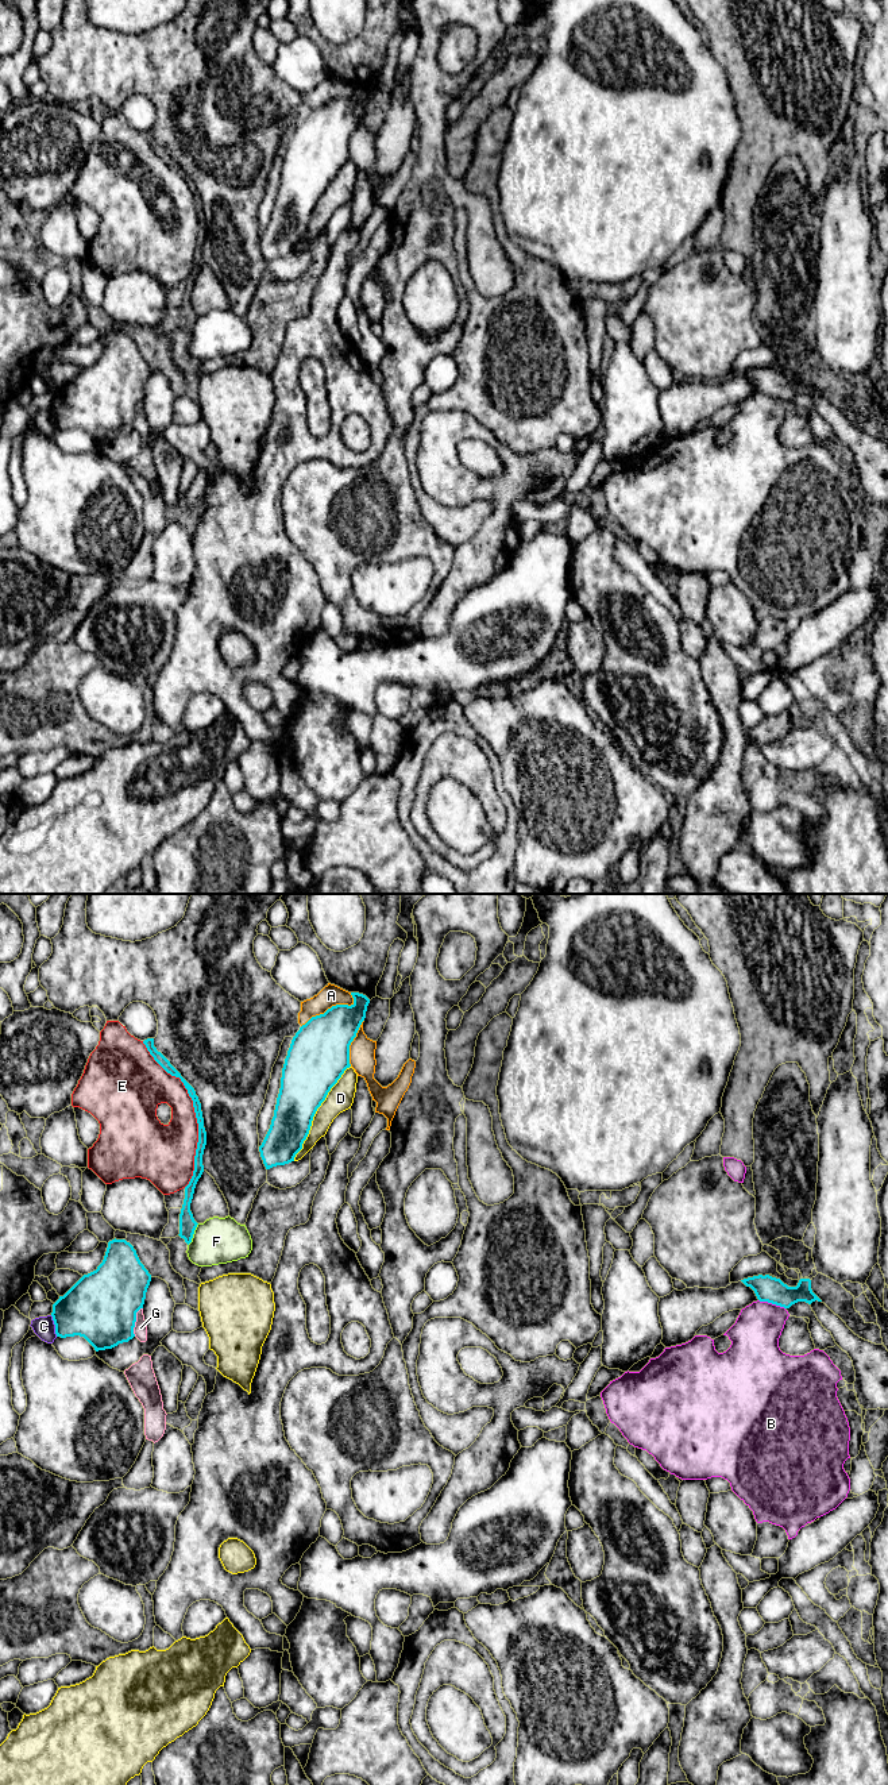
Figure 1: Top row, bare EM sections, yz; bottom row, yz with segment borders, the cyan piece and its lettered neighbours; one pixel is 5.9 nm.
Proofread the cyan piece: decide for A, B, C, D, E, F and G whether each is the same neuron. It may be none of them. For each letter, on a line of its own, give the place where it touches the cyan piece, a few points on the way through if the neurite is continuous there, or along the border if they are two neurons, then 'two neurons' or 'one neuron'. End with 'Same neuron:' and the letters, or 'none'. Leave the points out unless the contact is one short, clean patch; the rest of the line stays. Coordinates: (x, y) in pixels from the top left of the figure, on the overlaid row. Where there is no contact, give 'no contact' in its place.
A: yz (332, 1006) | two neurons
B: yz (772, 1303) | two neurons
C: yz (56, 1326) | two neurons
D: yz (315, 1113) | two neurons
E: yz (195, 1111) | two neurons
F: yz (193, 1233) | two neurons
G: yz (135, 1321) | two neurons
Same neuron: none

